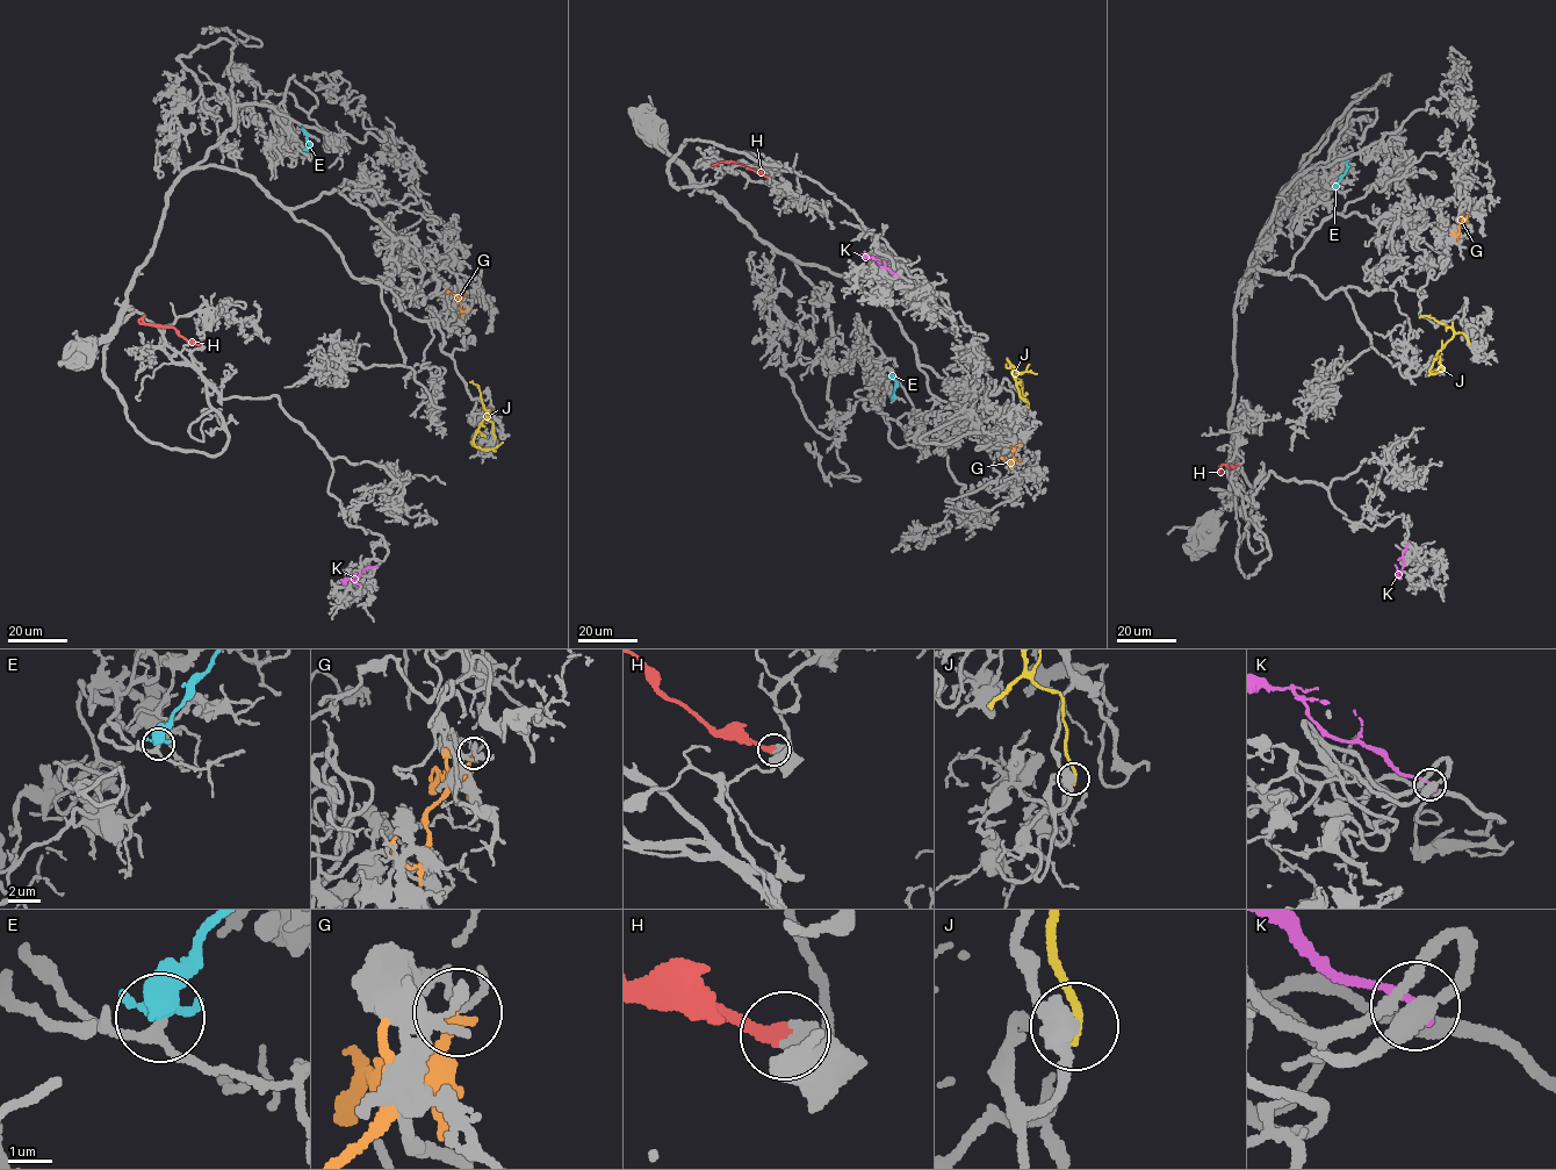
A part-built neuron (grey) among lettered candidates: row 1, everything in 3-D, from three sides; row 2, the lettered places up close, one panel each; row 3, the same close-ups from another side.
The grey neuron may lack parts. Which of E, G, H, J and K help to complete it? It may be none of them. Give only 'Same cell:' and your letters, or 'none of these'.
Same cell: H

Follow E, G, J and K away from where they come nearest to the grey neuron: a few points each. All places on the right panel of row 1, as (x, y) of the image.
E: (1334, 188), (1344, 174), (1345, 160)
G: (1467, 214), (1459, 225), (1459, 234), (1450, 231)
J: (1469, 343), (1462, 332), (1454, 334), (1438, 352), (1430, 372), (1442, 368), (1440, 356)
K: (1406, 544), (1403, 554), (1404, 565), (1396, 578)

